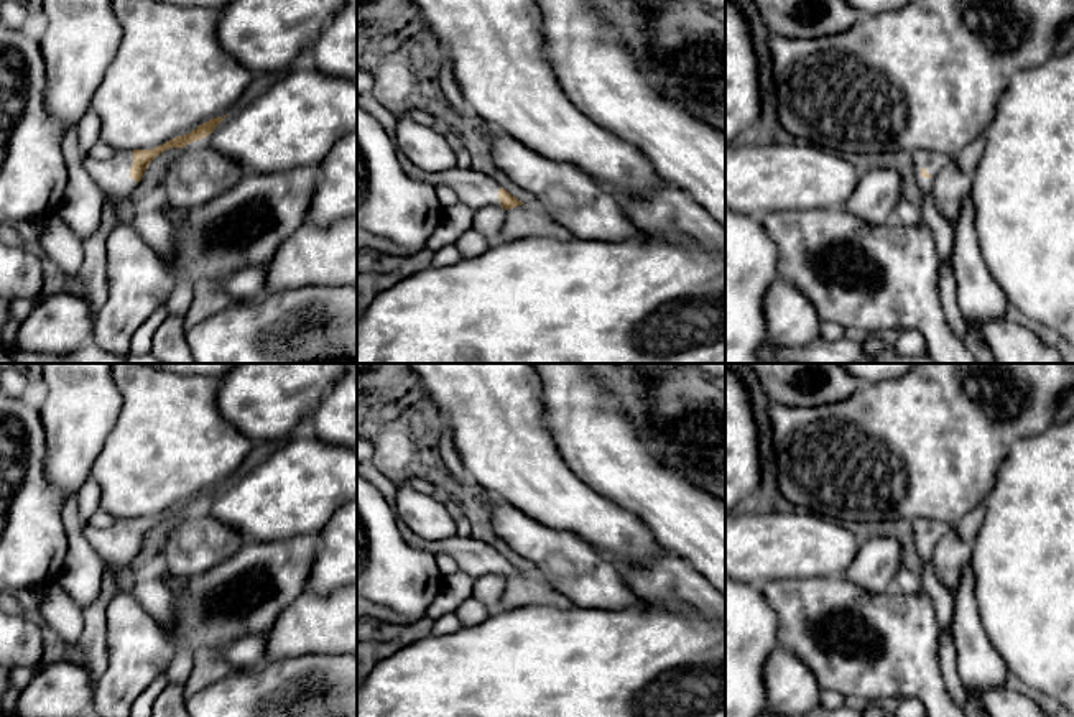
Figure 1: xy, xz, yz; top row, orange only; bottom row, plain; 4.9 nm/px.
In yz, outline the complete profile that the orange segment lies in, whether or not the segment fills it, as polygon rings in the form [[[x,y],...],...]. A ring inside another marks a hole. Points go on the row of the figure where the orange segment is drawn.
[[[918,150],[913,153],[916,186],[926,196],[933,191],[933,179],[949,161],[951,156],[936,151]]]

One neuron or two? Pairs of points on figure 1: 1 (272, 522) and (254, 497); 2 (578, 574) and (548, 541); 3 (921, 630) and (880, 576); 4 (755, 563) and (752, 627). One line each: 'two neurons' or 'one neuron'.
1: one neuron
2: one neuron
3: two neurons
4: two neurons

